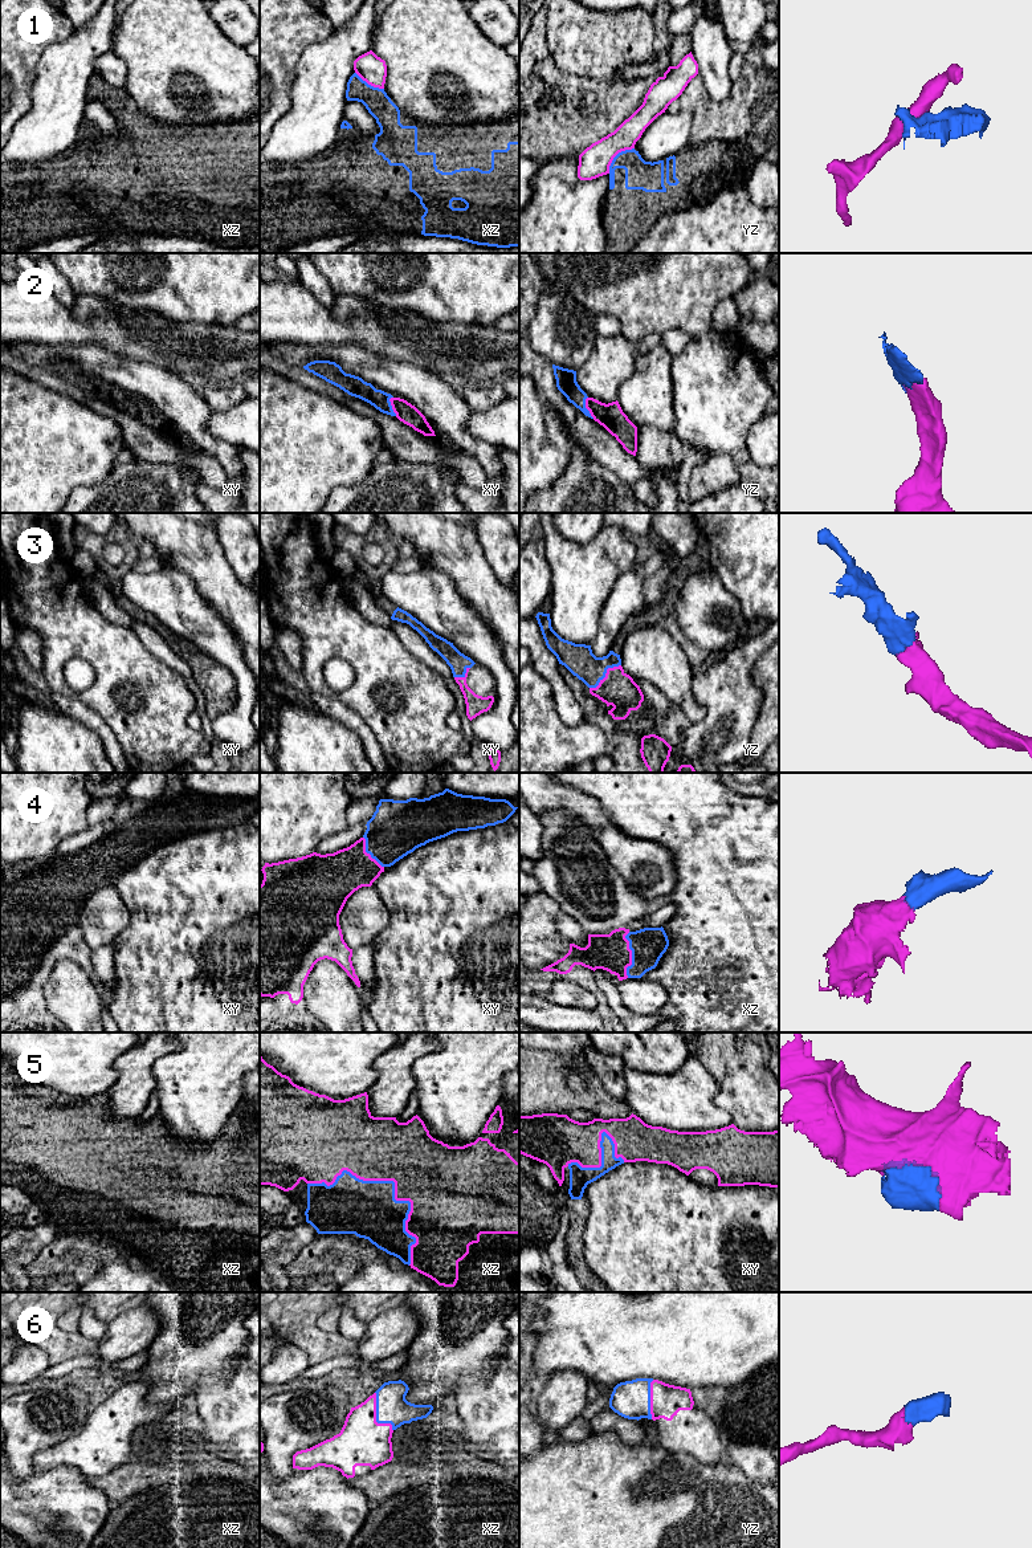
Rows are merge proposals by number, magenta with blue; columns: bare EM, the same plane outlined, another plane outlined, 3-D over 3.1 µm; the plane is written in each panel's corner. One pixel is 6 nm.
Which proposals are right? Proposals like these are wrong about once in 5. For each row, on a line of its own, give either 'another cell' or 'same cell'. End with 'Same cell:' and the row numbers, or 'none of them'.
1: another cell
2: same cell
3: same cell
4: same cell
5: same cell
6: same cell
Same cell: 2, 3, 4, 5, 6

